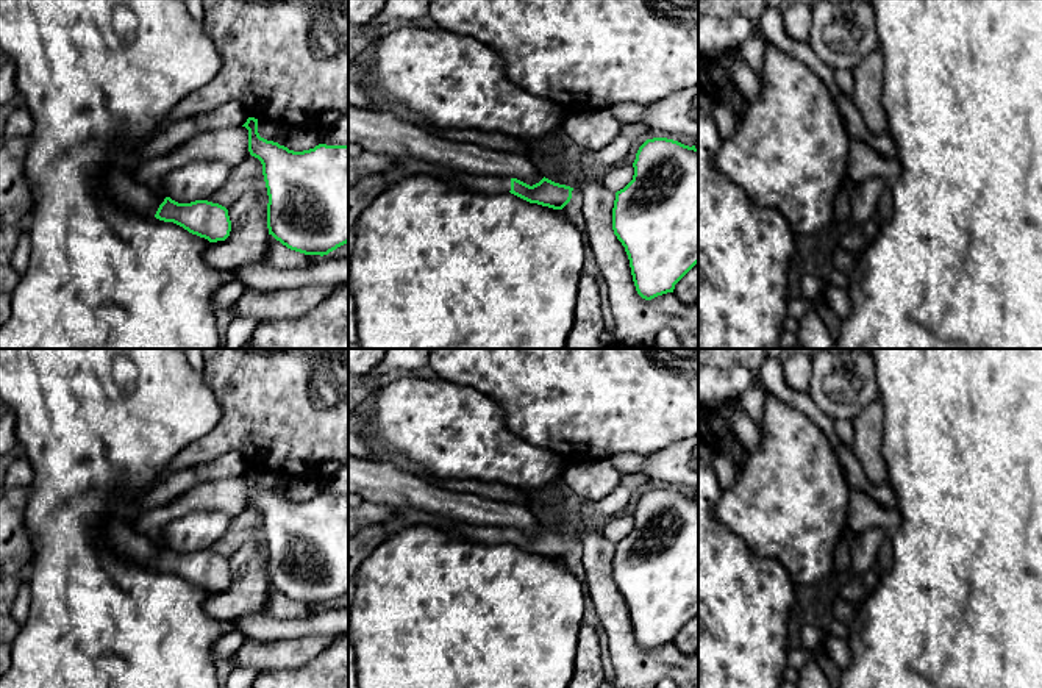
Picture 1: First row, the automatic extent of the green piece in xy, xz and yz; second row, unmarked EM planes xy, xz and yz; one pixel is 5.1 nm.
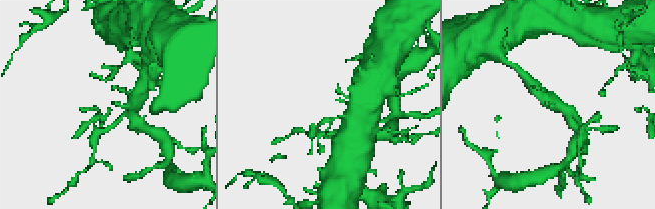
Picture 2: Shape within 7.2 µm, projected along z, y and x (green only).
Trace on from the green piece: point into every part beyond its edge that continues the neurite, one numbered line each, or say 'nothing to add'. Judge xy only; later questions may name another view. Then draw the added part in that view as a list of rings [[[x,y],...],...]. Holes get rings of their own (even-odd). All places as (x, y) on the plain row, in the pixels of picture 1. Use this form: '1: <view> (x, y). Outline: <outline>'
1: xy (117, 537). Outline: [[[109,516],[102,527],[103,544],[114,554],[142,566],[155,566],[164,549],[148,535],[133,530],[116,516]]]

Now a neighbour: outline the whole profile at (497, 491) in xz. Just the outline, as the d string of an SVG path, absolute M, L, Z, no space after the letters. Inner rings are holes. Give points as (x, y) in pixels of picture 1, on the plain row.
M426 475L425 480L433 486L448 489L453 493L470 493L486 499L498 502L511 502L525 505L530 491L523 488L514 488L503 483L491 483L484 480L456 480L456 478L439 478L436 475Z

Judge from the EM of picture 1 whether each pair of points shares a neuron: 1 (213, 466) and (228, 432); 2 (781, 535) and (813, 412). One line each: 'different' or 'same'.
1: different
2: different

